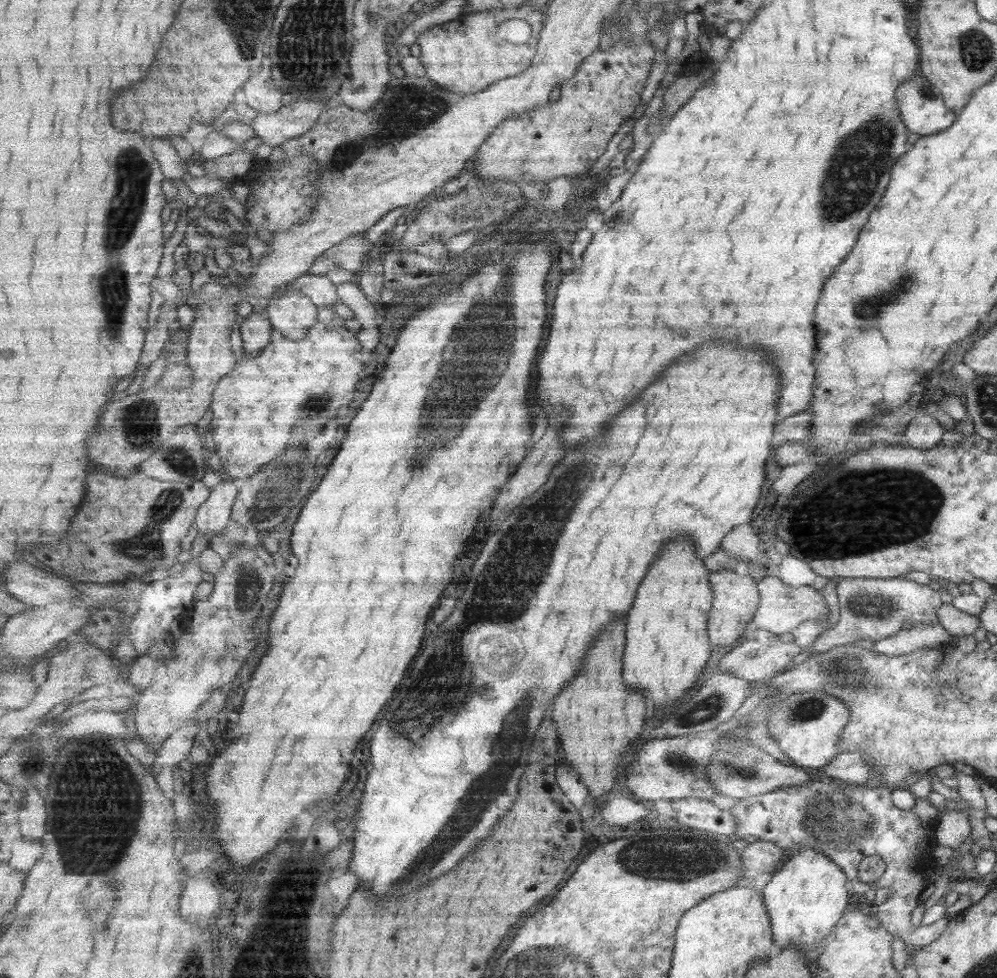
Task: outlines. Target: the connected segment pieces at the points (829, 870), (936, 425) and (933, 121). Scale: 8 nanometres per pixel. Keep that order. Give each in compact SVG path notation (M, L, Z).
M810 846L799 848L762 890L774 942L780 948L793 944L810 954L826 940L846 910L848 889L848 877L833 860Z
M917 414L906 428L906 436L910 446L919 449L934 448L942 441L945 429L937 418L930 415Z
M920 73L898 88L898 110L907 130L921 136L950 128L958 117L958 113L946 108L938 88Z

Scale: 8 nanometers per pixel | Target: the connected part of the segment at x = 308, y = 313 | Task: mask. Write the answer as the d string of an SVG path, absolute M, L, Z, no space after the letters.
M301 290L283 291L270 299L269 319L287 340L304 340L318 322L318 307Z

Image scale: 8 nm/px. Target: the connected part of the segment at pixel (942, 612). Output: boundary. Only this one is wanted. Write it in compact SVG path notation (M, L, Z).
M941 601L941 606L937 608L939 623L950 633L950 638L946 645L958 647L958 642L962 638L974 635L981 625L979 617L966 614L958 610L953 604Z

